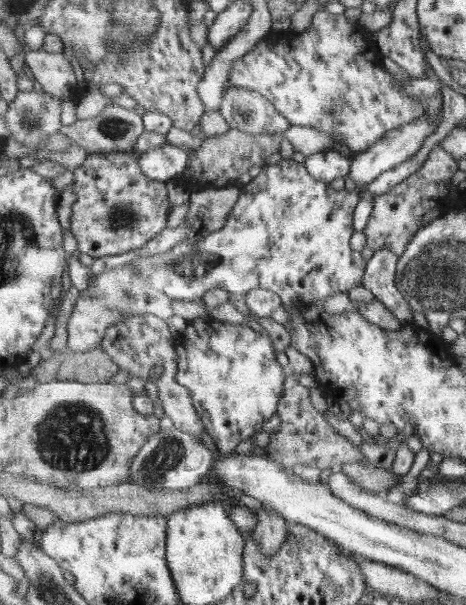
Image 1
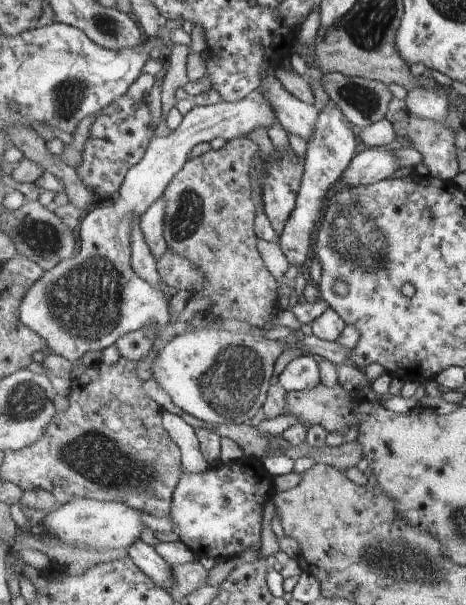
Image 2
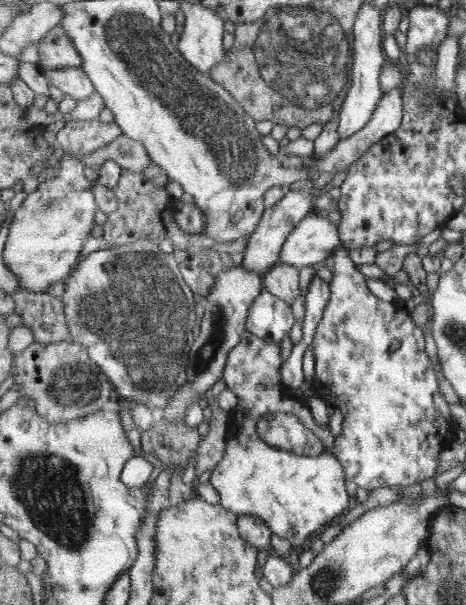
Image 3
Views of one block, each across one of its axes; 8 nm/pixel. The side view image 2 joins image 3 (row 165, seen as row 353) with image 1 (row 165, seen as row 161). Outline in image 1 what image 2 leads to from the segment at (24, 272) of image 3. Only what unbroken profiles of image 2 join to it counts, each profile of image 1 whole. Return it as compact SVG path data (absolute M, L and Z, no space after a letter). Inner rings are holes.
M167 144L141 153L141 169L153 180L166 183L177 180L188 168L190 154L181 147Z

